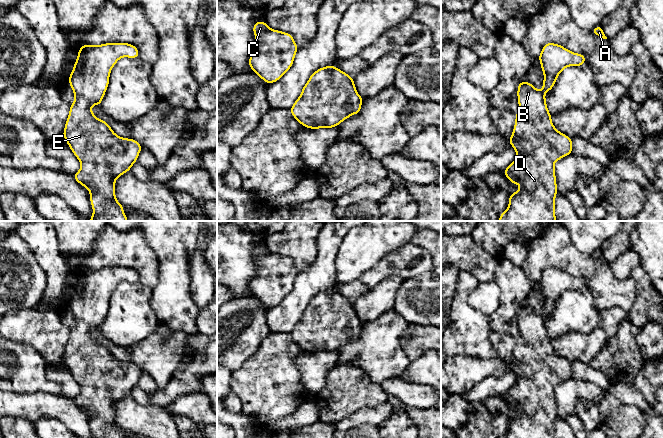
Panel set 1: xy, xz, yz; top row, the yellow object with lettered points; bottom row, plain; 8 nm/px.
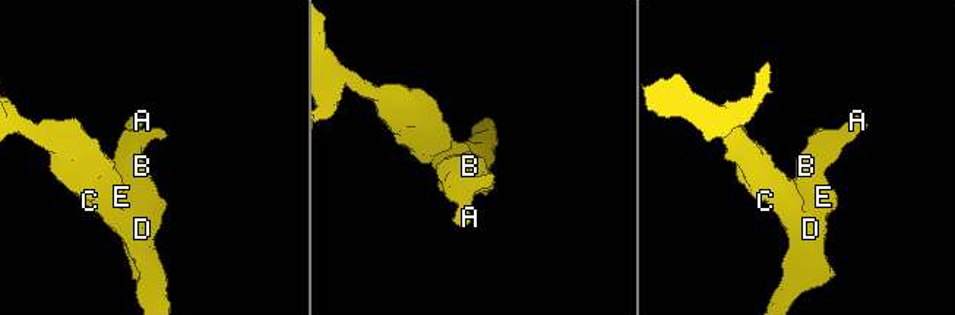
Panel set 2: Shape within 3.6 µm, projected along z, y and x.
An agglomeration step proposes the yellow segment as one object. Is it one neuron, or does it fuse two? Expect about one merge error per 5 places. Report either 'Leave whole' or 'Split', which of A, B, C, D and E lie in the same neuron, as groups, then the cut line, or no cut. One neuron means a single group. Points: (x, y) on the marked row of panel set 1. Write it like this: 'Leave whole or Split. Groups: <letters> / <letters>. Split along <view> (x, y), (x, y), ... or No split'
Leave whole. Groups: A B C D E. No split

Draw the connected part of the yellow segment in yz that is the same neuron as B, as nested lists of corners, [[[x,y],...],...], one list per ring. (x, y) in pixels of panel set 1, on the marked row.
[[[547,43],[538,60],[544,73],[543,89],[535,89],[530,82],[520,82],[518,85],[519,110],[509,139],[517,157],[503,172],[513,184],[519,184],[520,189],[509,195],[509,206],[498,221],[557,221],[555,196],[558,192],[554,164],[572,153],[572,139],[554,127],[552,115],[547,109],[545,93],[553,88],[564,68],[584,65],[585,56],[573,53],[559,44]]]

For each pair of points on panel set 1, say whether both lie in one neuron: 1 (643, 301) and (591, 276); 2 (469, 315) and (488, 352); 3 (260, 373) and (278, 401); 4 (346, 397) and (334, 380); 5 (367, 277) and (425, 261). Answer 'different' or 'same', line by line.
1: different
2: same
3: same
4: same
5: same

